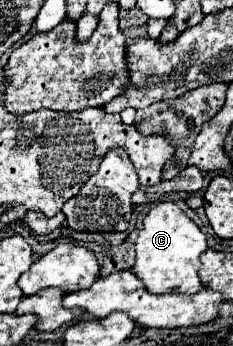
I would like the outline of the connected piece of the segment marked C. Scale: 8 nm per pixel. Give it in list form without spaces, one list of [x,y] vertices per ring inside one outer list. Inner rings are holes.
[[[163,202],[149,210],[143,220],[135,244],[135,264],[131,272],[141,278],[143,286],[151,294],[197,294],[201,290],[199,256],[207,250],[205,234],[197,224],[179,210],[175,202]]]

